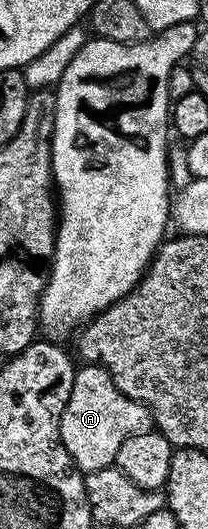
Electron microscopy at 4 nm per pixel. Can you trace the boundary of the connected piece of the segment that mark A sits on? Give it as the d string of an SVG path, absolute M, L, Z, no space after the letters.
M84 364L77 369L74 388L70 388L70 400L60 417L60 443L81 472L113 465L118 448L122 448L127 438L153 429L153 426L148 409L118 392L114 380L101 366Z

